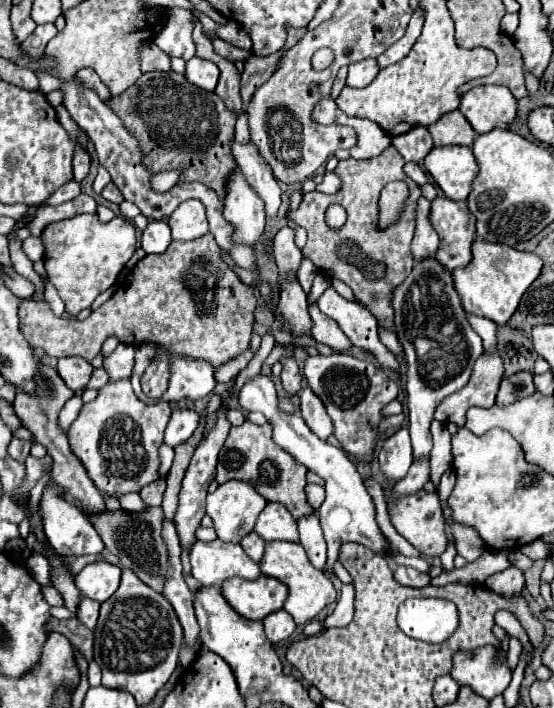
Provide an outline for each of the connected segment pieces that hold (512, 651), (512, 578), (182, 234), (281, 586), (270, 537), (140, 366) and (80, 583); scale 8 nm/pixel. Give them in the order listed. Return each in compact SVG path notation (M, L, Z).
M511 637L511 639L509 639L509 651L507 651L507 659L509 659L509 667L511 667L511 669L517 667L521 649L523 649L523 647L521 647L521 641L515 639L515 637Z
M511 565L509 569L489 577L485 581L487 587L491 587L495 593L499 595L507 595L507 597L519 597L523 595L523 587L525 587L525 575L521 569L517 569L515 565Z
M197 199L183 201L171 215L169 227L173 233L175 241L193 241L197 237L203 237L209 227L207 227L207 217L205 217L205 205Z
M261 575L255 581L231 577L223 583L223 595L239 615L255 621L279 611L289 595L289 589L285 583L269 575Z
M269 503L255 525L255 533L259 533L265 541L299 541L297 521L281 503Z
M143 345L141 349L137 349L135 353L135 367L133 367L133 375L131 375L131 385L135 389L135 394L141 401L146 404L154 404L156 400L147 397L141 390L141 385L139 385L139 379L143 375L143 371L149 367L149 363L153 361L155 357L155 347L153 345Z
M107 561L89 563L77 575L77 587L81 595L95 599L99 603L107 601L117 591L119 581L121 581L121 569Z

